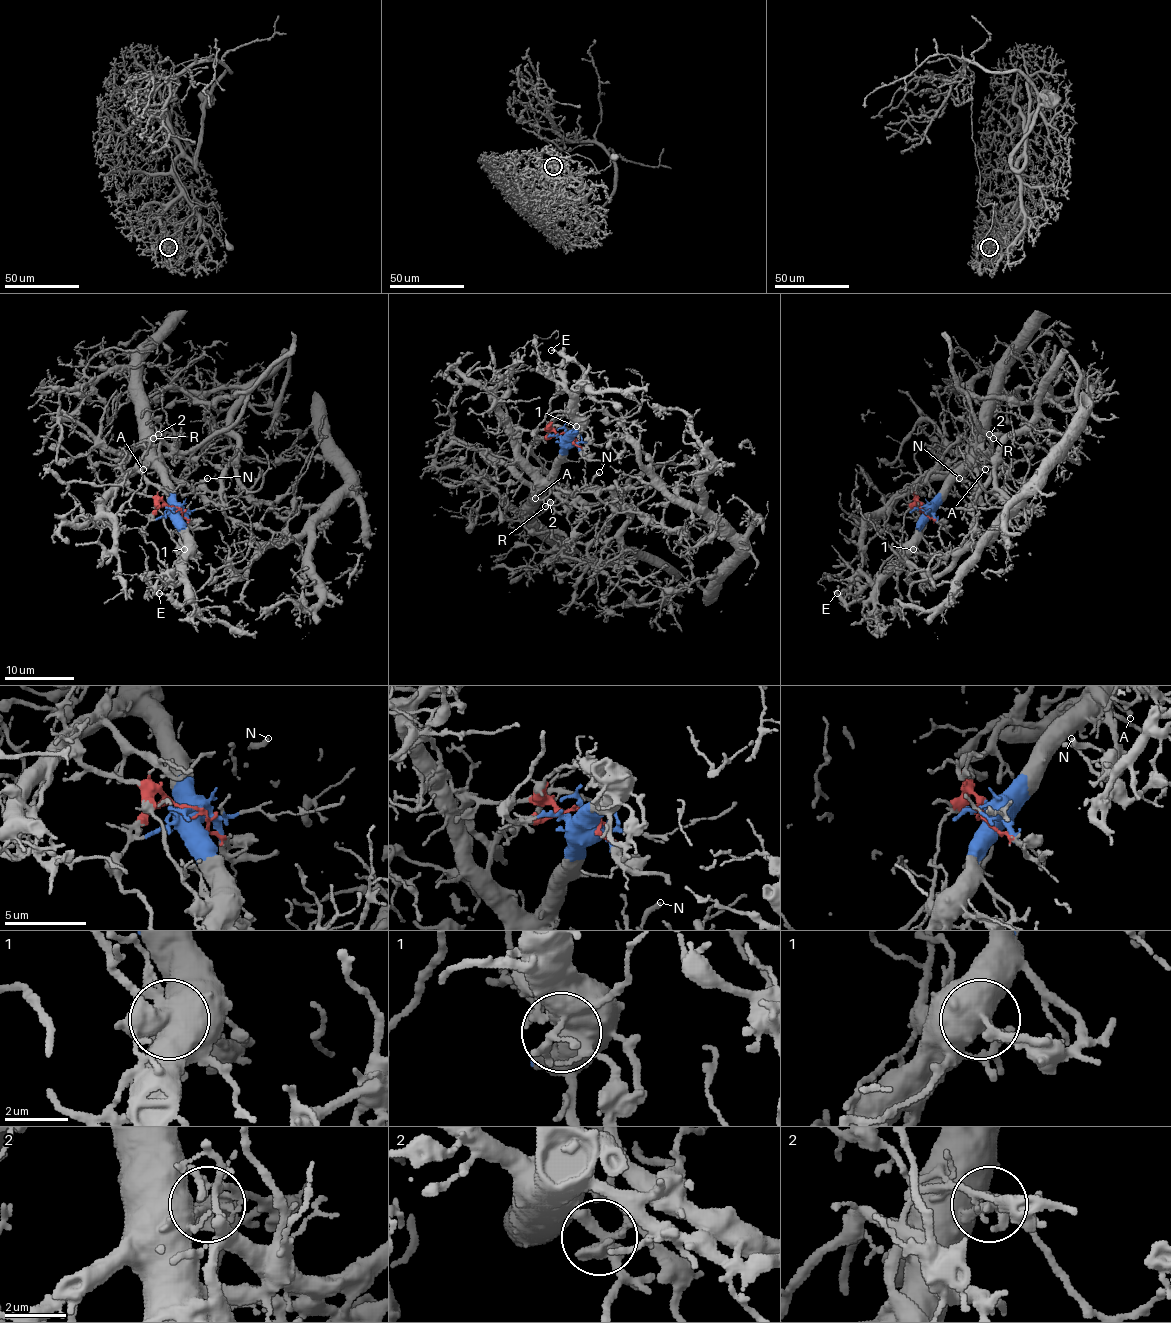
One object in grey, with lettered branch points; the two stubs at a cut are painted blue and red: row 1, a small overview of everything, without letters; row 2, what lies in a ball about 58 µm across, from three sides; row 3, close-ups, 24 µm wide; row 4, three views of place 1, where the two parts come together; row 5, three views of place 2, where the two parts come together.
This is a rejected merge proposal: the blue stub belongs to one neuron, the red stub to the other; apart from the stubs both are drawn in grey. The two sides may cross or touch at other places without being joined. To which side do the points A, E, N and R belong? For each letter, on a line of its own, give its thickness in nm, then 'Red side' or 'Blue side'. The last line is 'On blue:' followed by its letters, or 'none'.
A: Thickness 200 nm. Blue side
E: Thickness 240 nm. Blue side
N: Thickness 280 nm. Red side
R: Thickness 480 nm. Red side
On blue: A, E

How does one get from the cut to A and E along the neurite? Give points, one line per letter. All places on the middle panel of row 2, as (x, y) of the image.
A: (567, 432), (565, 458), (534, 498)
E: (567, 432), (567, 436), (576, 427), (576, 386), (583, 379), (583, 370), (551, 349)

